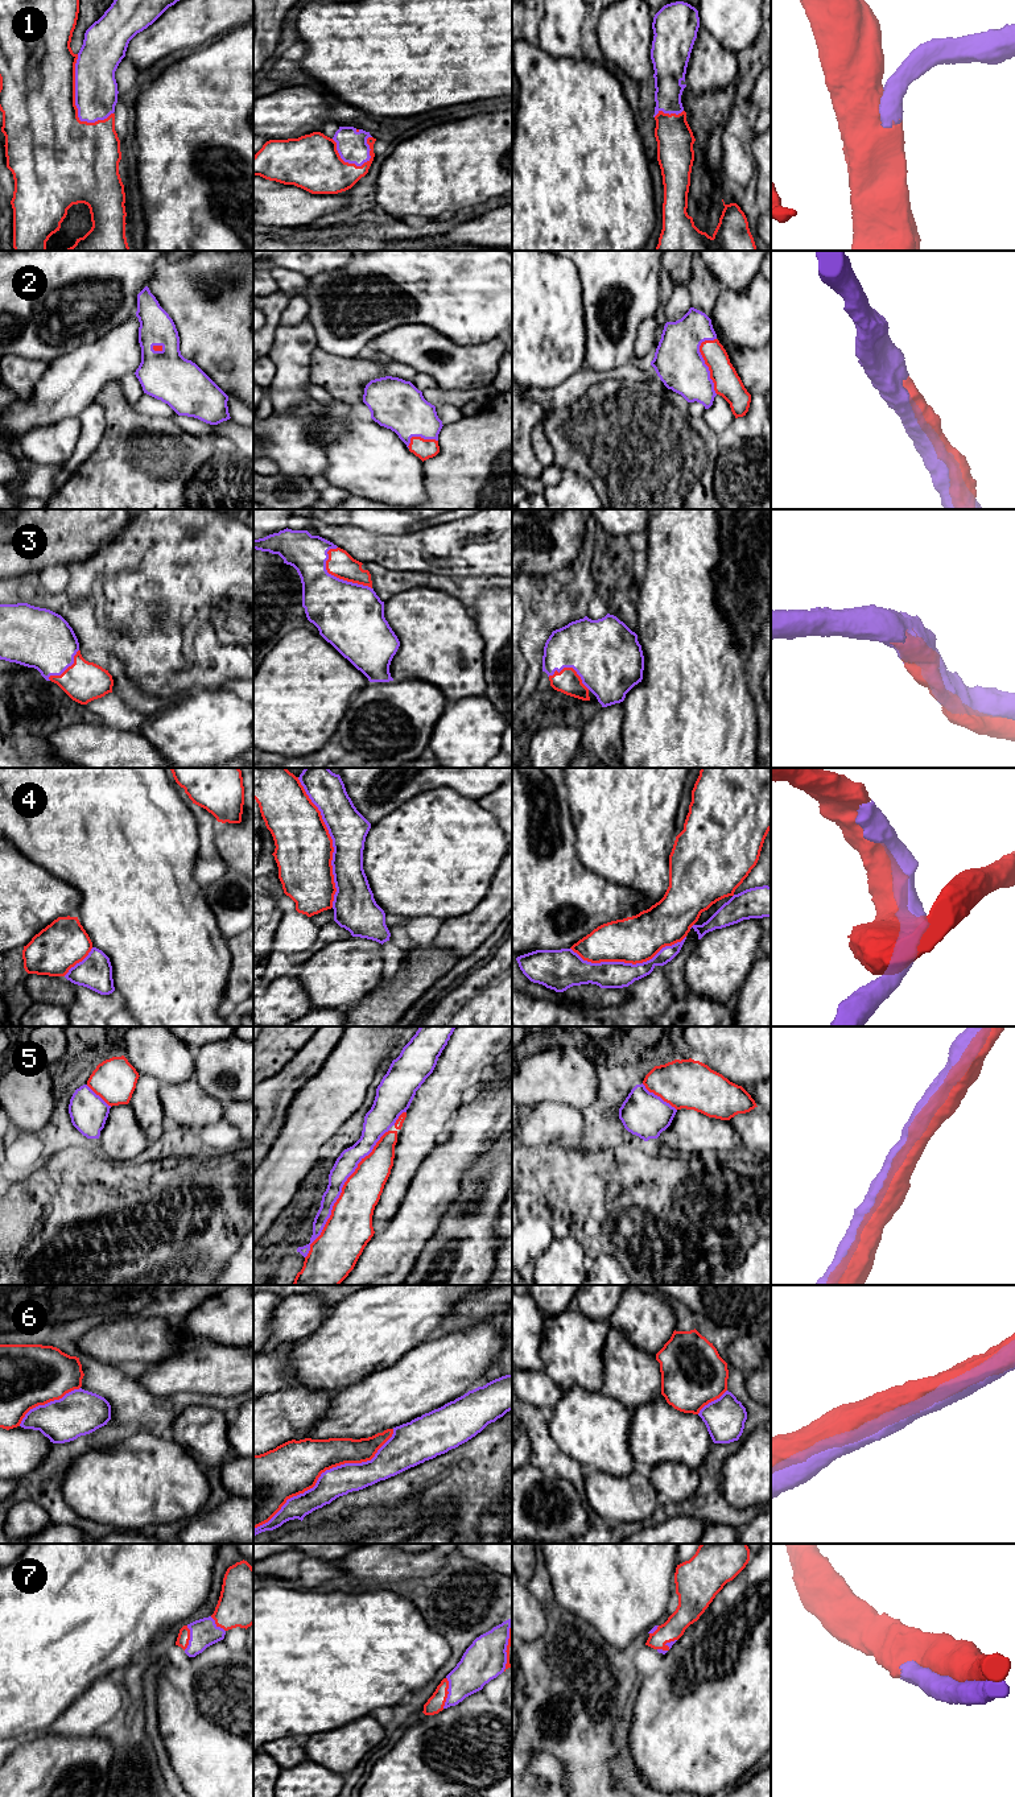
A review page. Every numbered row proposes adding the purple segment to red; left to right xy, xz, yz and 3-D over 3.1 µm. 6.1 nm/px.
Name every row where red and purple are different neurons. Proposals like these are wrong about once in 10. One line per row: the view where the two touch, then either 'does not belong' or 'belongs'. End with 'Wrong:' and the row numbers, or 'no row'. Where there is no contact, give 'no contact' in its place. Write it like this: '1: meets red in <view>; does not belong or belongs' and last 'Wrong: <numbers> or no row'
1: meets red in xy; belongs
2: meets red in yz; belongs
3: meets red in xz; belongs
4: meets red in xz; belongs
5: meets red in xz; does not belong
6: meets red in xz; belongs
7: meets red in xz; belongs
Wrong: 5

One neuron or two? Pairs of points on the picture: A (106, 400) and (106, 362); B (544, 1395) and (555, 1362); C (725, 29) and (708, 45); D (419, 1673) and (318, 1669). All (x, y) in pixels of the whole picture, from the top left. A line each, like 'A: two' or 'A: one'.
A: two
B: two
C: two
D: one

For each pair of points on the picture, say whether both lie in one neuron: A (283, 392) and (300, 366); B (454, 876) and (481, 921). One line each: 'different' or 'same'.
A: same
B: different

